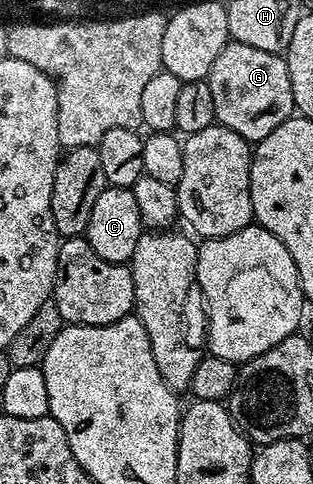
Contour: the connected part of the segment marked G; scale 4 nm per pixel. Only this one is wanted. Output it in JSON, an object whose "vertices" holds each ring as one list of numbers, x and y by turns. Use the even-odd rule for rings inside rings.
{"vertices":[[229,41,216,56,208,79,212,88,212,104,216,104,216,119,251,144,268,136,294,113,292,80,288,80,288,64,282,54,260,52,252,44]]}

